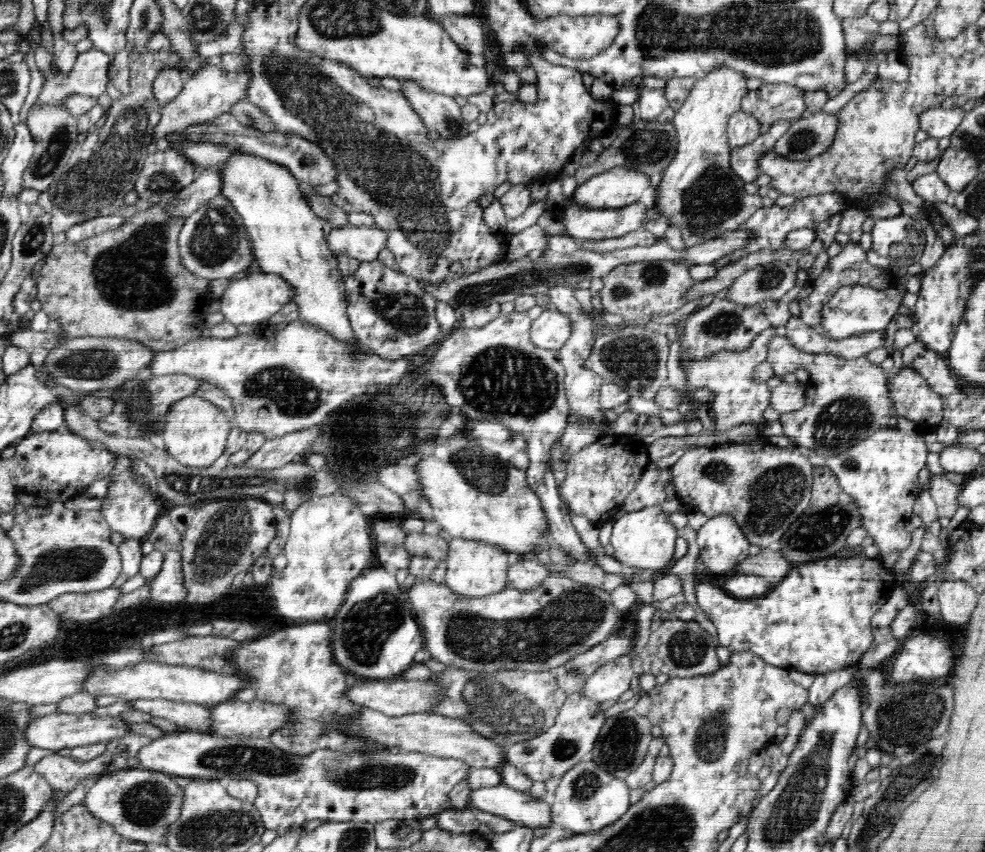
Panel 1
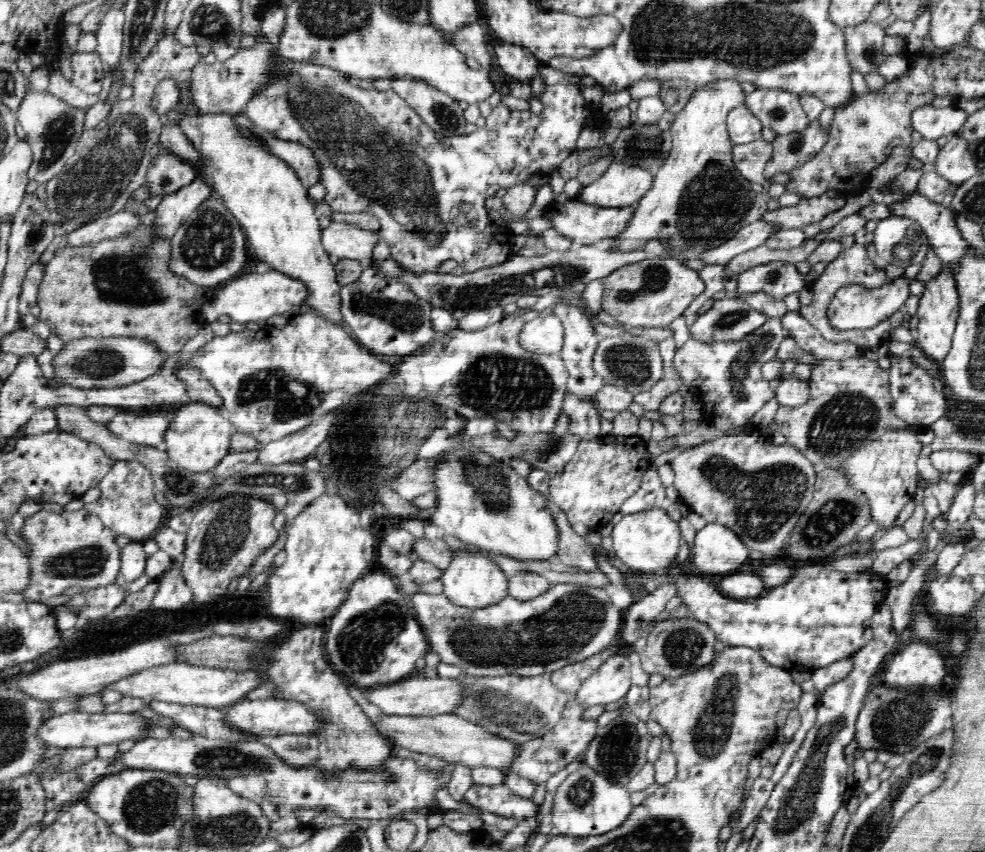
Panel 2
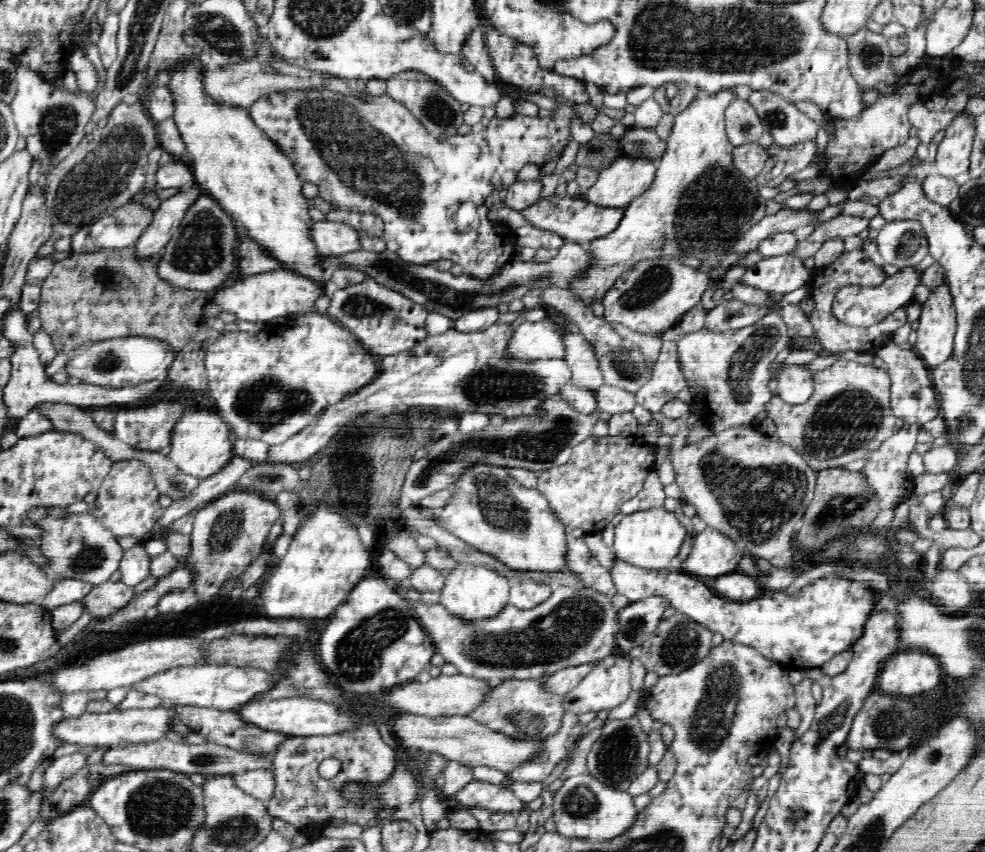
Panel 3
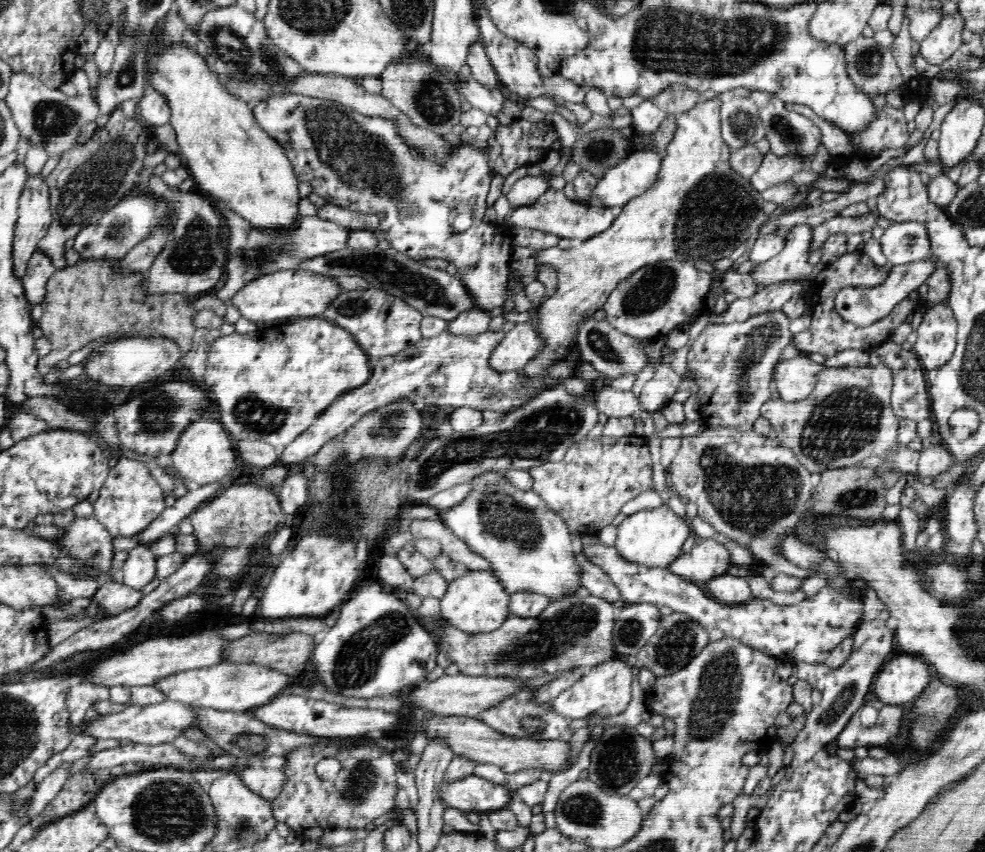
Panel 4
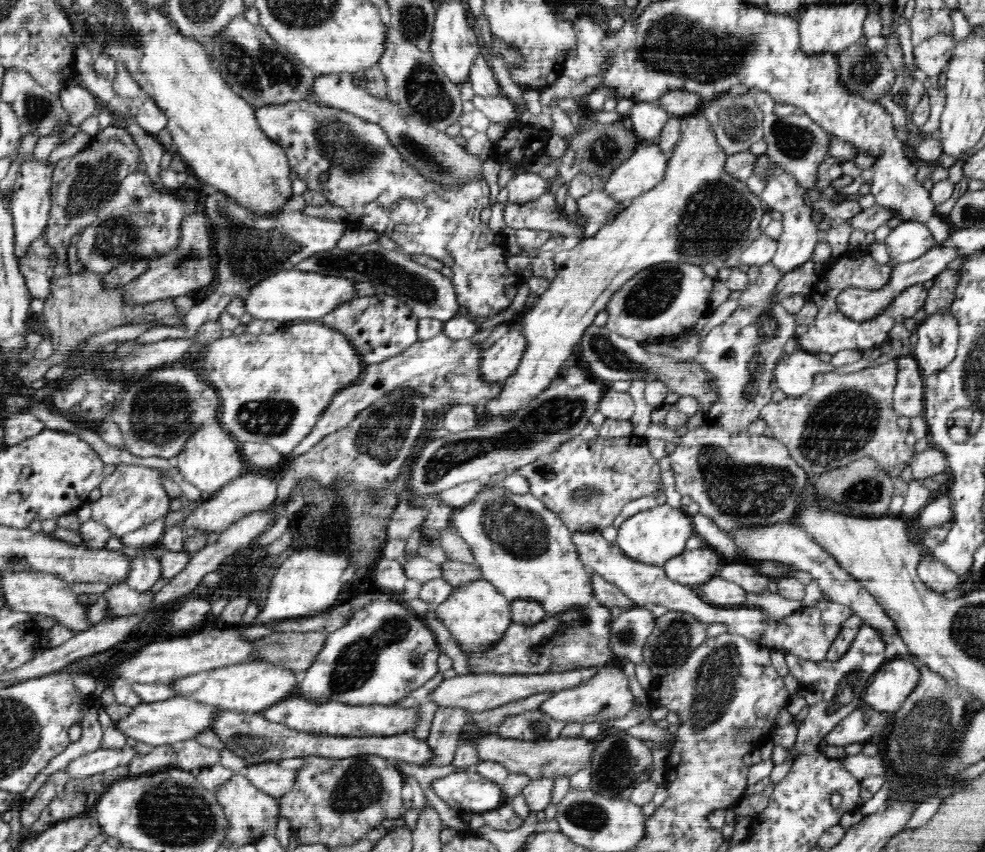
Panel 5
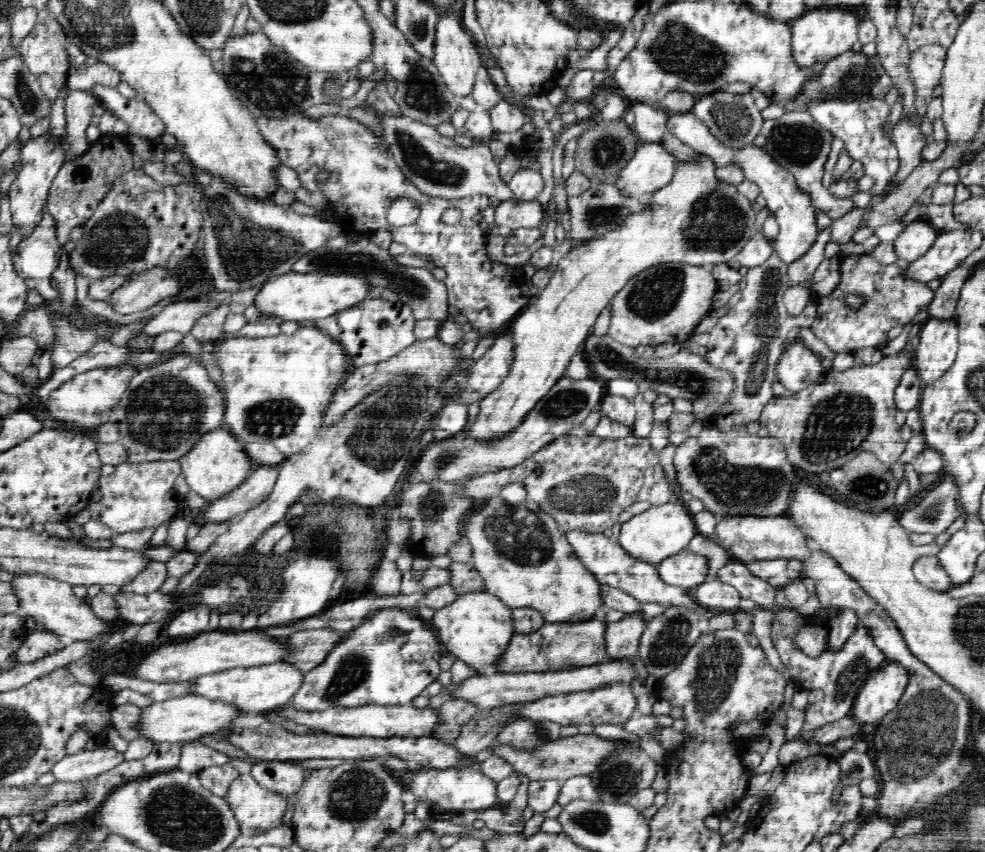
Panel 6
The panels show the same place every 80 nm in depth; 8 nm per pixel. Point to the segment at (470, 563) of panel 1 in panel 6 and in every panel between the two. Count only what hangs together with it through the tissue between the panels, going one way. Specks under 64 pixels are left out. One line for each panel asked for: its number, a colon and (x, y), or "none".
2: (471, 580)
3: (472, 593)
4: (475, 603)
5: (477, 616)
6: (477, 628)

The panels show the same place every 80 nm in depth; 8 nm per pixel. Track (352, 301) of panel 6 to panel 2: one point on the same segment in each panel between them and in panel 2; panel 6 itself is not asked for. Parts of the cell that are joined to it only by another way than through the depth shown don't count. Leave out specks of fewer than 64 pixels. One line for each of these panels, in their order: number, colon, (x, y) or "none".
2: (253, 297)
3: (269, 297)
4: (288, 294)
5: (292, 295)

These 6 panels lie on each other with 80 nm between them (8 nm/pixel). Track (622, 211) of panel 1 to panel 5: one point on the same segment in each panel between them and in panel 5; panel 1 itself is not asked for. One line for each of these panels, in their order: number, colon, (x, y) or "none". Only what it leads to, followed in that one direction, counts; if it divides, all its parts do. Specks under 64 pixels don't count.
2: (584, 224)
3: (574, 219)
4: (553, 212)
5: (541, 214)

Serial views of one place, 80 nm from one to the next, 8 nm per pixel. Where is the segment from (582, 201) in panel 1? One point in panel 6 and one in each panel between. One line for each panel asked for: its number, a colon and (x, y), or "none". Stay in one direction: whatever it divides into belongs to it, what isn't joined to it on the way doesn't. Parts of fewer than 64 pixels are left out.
2: (621, 185)
3: (625, 179)
4: (637, 173)
5: (646, 168)
6: (652, 167)

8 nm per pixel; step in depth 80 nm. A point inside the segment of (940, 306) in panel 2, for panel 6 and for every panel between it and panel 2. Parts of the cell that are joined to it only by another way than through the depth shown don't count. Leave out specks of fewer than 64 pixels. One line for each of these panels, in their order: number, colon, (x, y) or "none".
3: (937, 325)
4: (937, 334)
5: (938, 335)
6: (937, 349)

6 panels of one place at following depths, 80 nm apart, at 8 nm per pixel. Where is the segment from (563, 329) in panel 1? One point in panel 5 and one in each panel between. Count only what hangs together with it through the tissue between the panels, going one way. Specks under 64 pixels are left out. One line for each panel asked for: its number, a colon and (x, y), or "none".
2: (543, 335)
3: (543, 339)
4: (520, 344)
5: (498, 362)

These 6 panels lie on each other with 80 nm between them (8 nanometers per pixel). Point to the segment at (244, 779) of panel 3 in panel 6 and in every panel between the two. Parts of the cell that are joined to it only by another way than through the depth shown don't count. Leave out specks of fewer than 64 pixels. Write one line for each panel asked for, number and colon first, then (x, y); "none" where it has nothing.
4: (267, 782)
5: (270, 777)
6: (284, 777)

